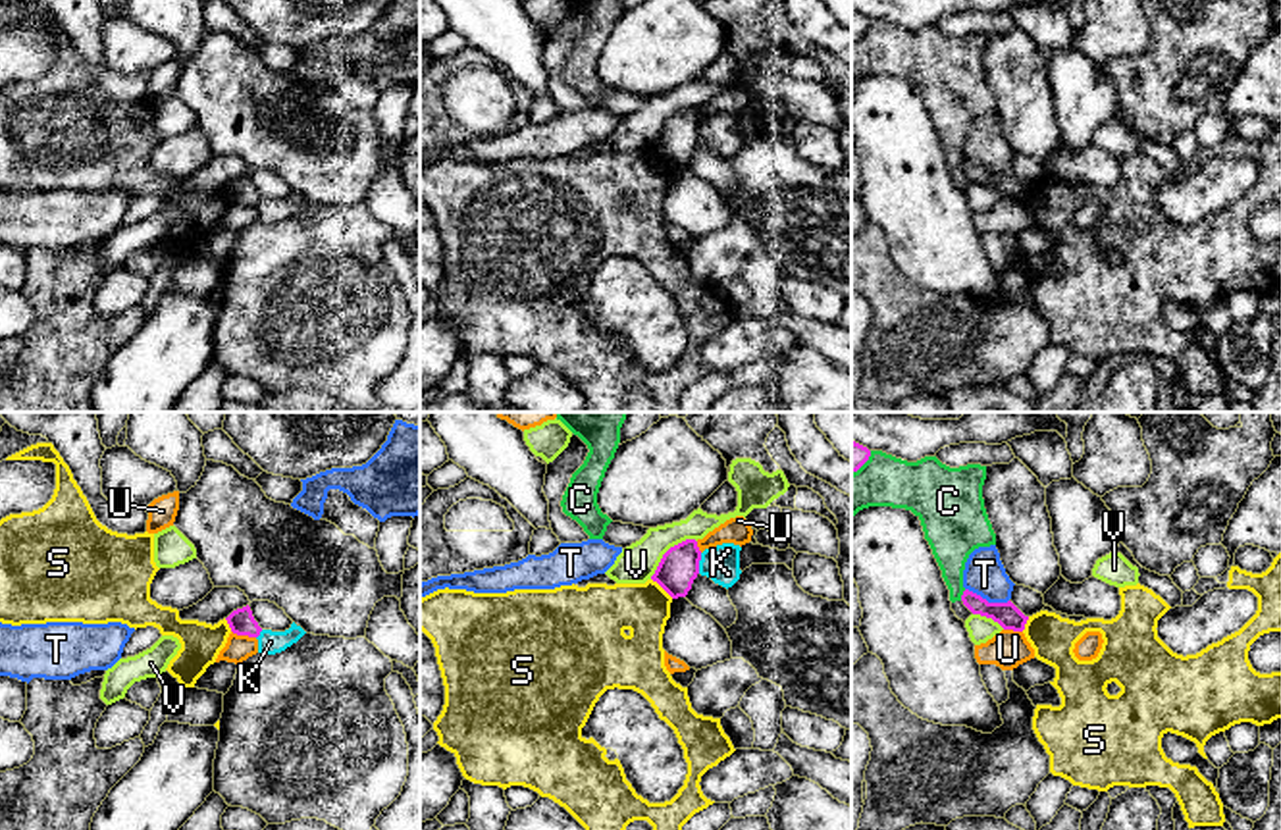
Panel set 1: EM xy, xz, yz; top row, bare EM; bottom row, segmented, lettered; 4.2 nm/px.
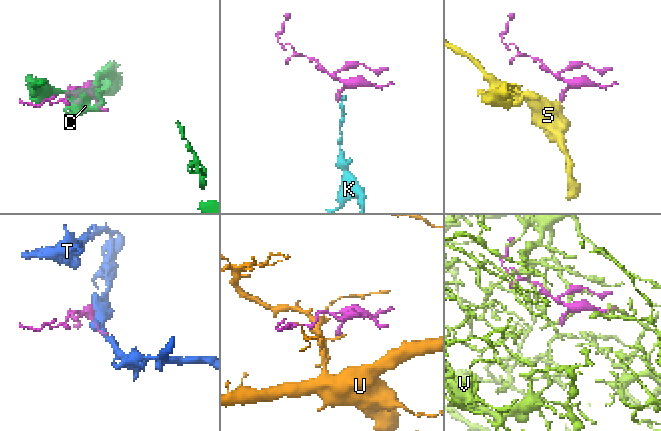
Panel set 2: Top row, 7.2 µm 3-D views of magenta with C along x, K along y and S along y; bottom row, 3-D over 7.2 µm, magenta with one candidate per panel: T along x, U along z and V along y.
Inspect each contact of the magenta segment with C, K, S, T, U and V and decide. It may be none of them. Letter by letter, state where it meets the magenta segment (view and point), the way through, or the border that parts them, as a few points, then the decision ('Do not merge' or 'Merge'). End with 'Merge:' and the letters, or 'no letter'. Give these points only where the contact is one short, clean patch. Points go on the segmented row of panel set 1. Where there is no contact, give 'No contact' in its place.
C: Touches magenta at yz (962, 596). Do not merge
K: Touches magenta at xz (698, 563). Boundary: xz (702, 553), (698, 572). Do not merge
S: Touches magenta at xz (663, 588). Boundary: xz (652, 578), (673, 597). Do not merge
T: Touches magenta at yz (985, 599). Do not merge
U: Touches magenta at xy (243, 634). Boundary: xy (232, 630), (255, 638). Do not merge
V: Touches magenta at xz (667, 551). Do not merge
Merge: no letter

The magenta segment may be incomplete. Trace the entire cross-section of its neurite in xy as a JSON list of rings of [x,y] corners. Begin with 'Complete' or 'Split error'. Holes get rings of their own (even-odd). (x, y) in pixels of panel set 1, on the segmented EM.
Complete. [[[248,605],[233,610],[225,620],[227,620],[231,632],[237,635],[258,637],[262,632],[262,628],[258,626],[258,622],[252,616],[252,610]]]

